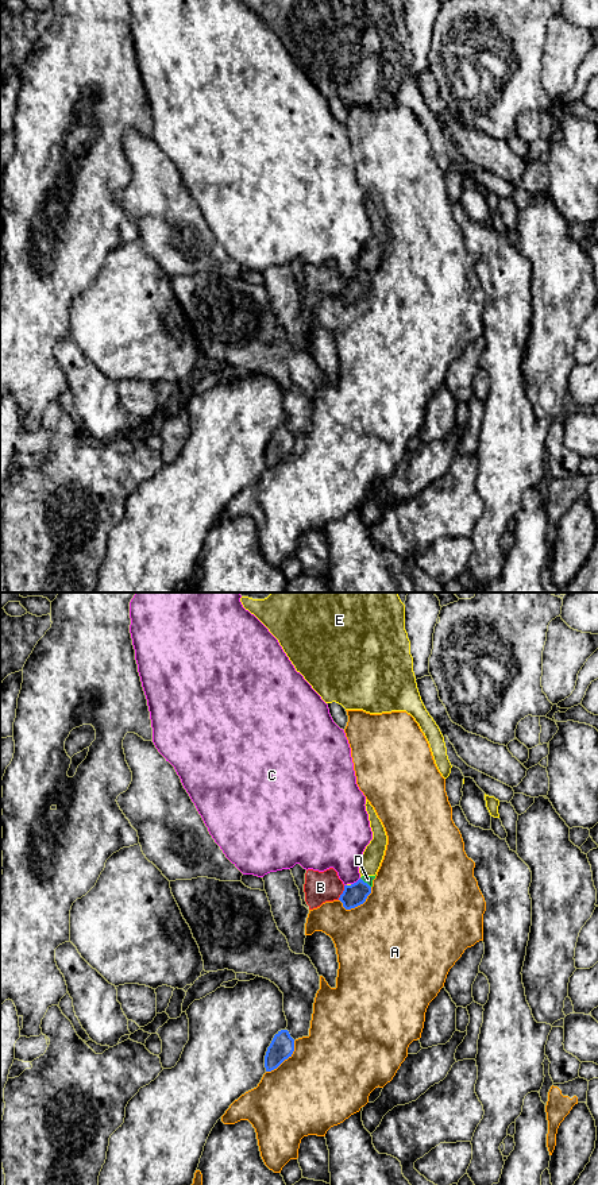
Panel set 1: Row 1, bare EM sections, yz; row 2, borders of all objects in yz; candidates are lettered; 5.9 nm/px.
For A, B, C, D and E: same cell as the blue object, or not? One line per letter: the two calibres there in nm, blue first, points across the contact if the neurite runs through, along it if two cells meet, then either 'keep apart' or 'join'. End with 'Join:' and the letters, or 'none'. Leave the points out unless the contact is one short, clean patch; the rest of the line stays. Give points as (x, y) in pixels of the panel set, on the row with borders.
A: calibres 140 and 500 nm; keep apart
B: calibres 140 and 190 nm; border yz (344, 886), (338, 899); keep apart
C: calibres 140 and 300 nm; keep apart
D: calibres 140 and 50 nm; way yz (354, 895), (366, 883), (367, 879); join
E: calibres 140 and 20 nm; border yz (351, 884), (347, 886); keep apart
Join: D

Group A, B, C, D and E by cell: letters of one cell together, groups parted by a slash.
A / B E / C / D

